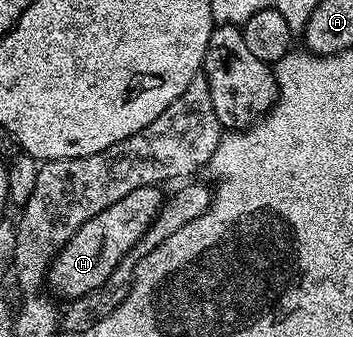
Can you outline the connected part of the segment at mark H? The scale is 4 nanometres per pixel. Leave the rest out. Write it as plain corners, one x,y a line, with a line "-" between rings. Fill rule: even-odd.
155,185
139,187
131,191
131,195
119,199
119,203
111,203
111,207
99,211
99,215
87,219
49,263
47,285
54,289
52,292
58,298
76,299
109,282
115,267
134,252
133,244
136,246
140,242
156,219
163,204
161,191

